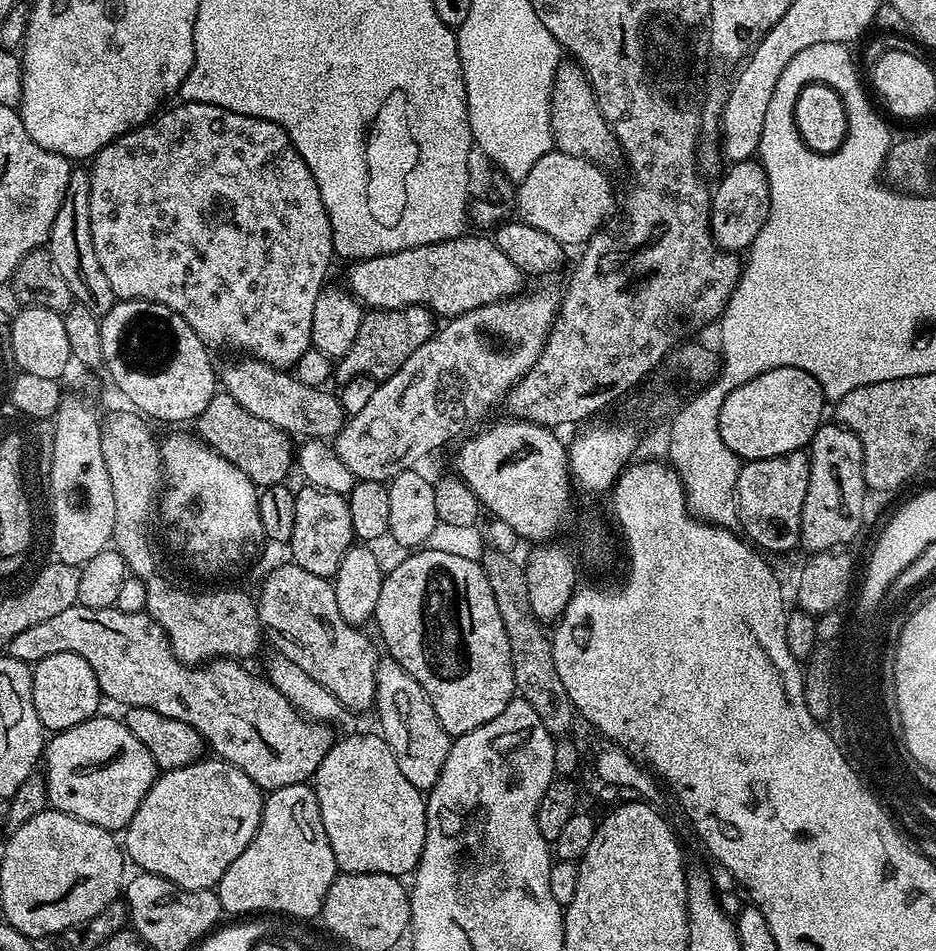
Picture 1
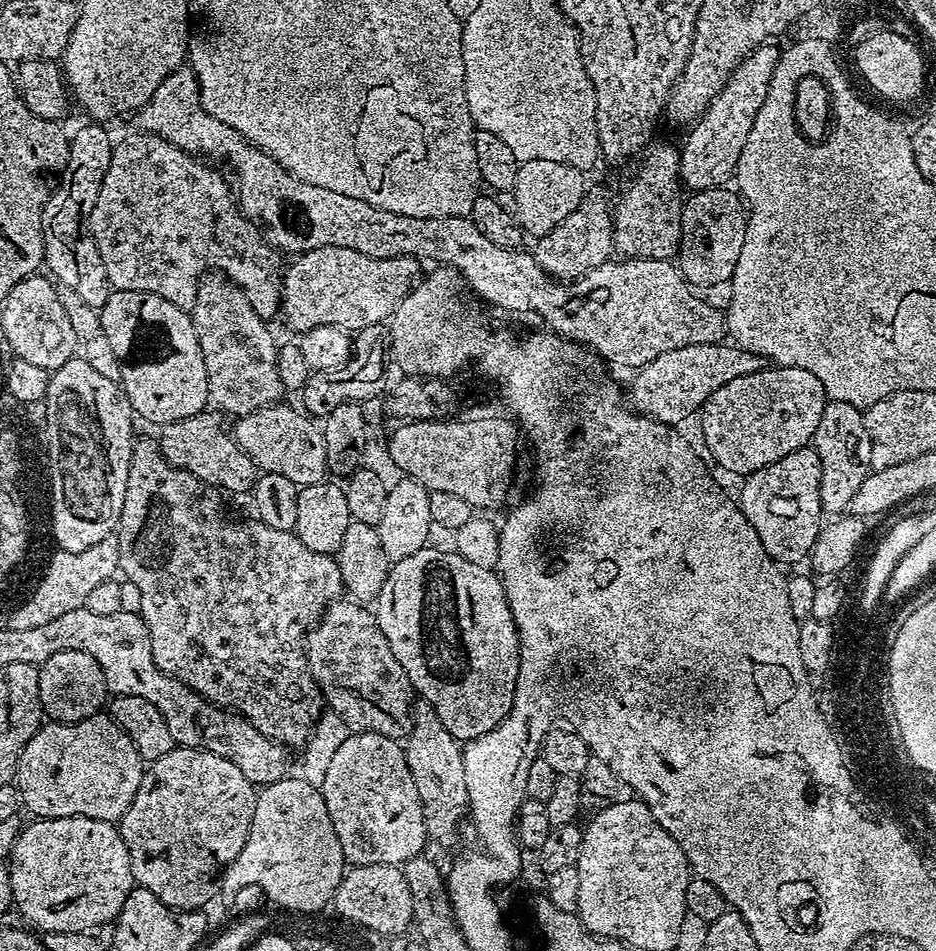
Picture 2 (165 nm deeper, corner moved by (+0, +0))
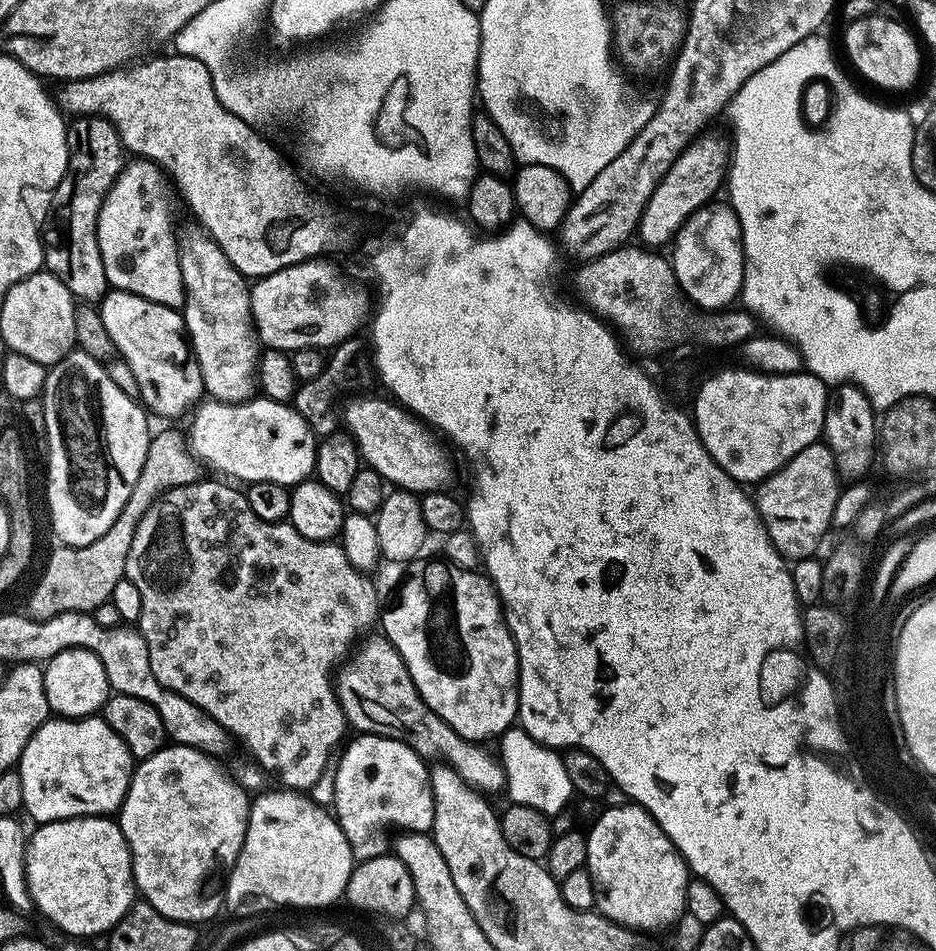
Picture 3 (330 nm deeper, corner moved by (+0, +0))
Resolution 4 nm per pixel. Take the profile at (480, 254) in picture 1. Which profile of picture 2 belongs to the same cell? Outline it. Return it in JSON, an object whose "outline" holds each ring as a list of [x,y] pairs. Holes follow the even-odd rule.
{"outline":[[[322,246],[301,252],[293,260],[282,276],[280,312],[296,334],[318,326],[338,326],[355,334],[366,326],[384,324],[421,275],[421,265],[412,256],[379,260],[342,246]]]}

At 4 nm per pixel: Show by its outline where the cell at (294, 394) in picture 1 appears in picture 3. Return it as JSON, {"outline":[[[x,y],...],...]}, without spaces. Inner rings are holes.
{"outline":[[[188,218],[185,224],[177,223],[174,231],[184,283],[184,330],[204,379],[204,391],[211,399],[225,400],[227,404],[253,399],[262,345],[252,322],[249,281],[195,219]]]}

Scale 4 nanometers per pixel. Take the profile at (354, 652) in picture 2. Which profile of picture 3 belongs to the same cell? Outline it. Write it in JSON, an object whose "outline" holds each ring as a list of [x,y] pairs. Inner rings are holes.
{"outline":[[[387,638],[379,639],[372,641],[352,662],[350,660],[343,669],[343,671],[345,670],[344,674],[341,678],[339,675],[338,681],[335,683],[336,696],[344,711],[345,721],[351,727],[353,724],[357,728],[355,730],[357,733],[401,740],[403,744],[413,748],[426,762],[439,762],[441,765],[452,768],[458,778],[462,778],[469,787],[481,794],[489,794],[488,792],[498,790],[500,792],[505,787],[505,777],[499,759],[492,752],[491,756],[484,749],[487,747],[483,743],[475,740],[463,740],[448,723],[442,718],[438,718],[438,714],[434,714],[434,710],[430,710],[430,706],[426,706],[422,694],[418,694],[418,686],[414,686],[414,682],[410,678],[410,670],[406,666],[406,662],[402,662],[396,647]]]}

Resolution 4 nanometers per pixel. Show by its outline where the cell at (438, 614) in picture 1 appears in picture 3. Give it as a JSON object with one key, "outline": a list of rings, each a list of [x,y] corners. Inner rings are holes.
{"outline":[[[440,560],[410,577],[401,586],[396,605],[383,609],[383,635],[406,662],[426,706],[463,740],[488,742],[518,720],[520,663],[516,643],[487,575]]]}

